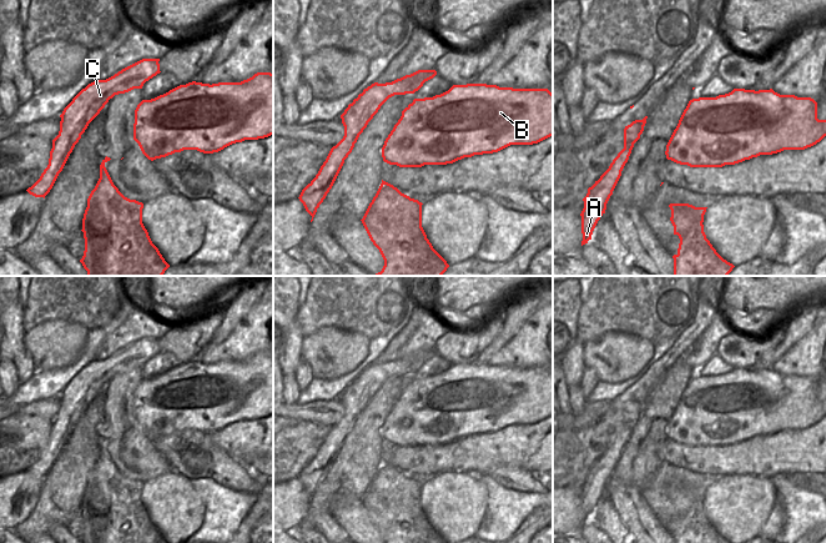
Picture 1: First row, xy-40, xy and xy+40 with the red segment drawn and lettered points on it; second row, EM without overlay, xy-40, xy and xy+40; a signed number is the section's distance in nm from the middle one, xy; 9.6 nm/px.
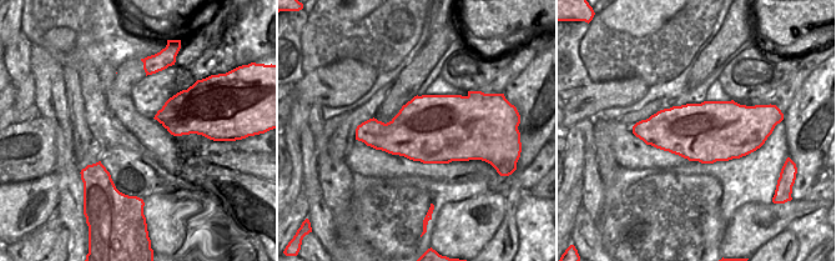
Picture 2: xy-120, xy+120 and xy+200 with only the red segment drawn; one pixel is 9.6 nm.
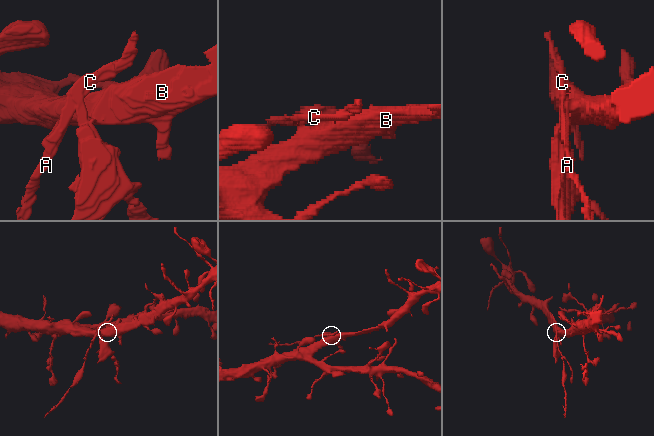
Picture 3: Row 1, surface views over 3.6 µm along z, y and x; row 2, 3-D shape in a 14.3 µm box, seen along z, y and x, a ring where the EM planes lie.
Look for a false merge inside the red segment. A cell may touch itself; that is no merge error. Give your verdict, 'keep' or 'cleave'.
cleave

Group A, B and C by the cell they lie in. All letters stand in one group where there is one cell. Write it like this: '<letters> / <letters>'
A C / B

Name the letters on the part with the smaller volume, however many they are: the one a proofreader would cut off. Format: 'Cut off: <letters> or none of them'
Cut off: A, C

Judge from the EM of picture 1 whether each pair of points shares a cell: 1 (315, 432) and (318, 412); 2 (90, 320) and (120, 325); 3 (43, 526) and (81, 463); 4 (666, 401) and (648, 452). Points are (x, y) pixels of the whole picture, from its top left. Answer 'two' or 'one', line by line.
1: two
2: two
3: one
4: one

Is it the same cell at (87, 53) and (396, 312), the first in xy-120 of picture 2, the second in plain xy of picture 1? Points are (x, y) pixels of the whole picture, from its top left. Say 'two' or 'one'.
two

